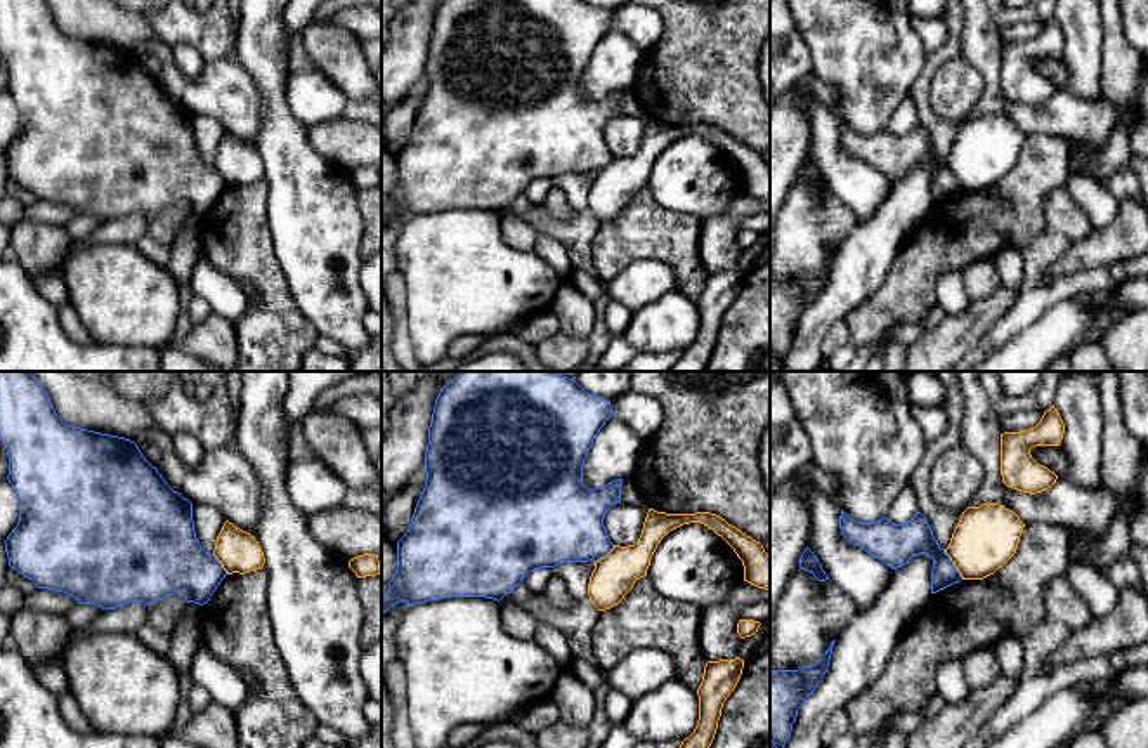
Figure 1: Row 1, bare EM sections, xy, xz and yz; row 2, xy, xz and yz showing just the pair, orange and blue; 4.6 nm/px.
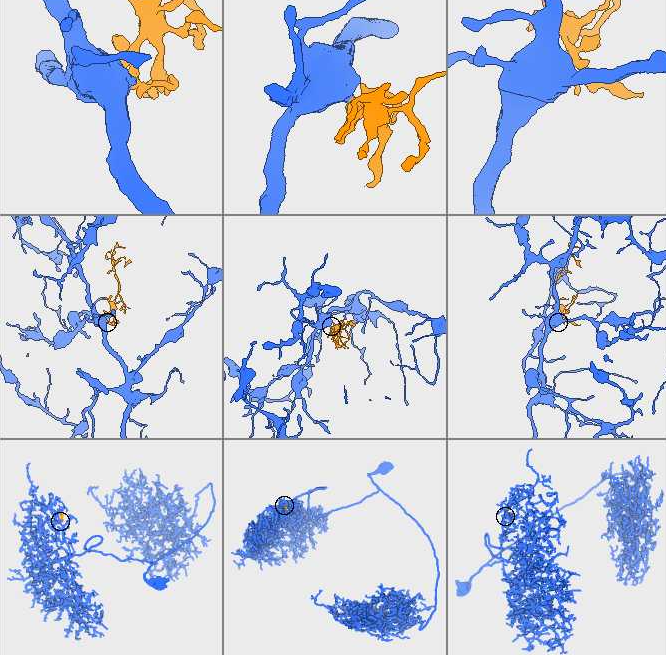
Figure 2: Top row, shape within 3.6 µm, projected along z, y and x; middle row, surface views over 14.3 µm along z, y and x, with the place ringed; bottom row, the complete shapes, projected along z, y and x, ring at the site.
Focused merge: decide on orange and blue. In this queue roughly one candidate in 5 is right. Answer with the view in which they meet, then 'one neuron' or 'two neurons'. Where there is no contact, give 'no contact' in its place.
yz | two neurons

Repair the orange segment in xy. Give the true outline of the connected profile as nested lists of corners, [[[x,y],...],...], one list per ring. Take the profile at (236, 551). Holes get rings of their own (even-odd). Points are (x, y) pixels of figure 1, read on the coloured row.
[[[229,521],[224,522],[217,536],[213,555],[227,571],[227,574],[245,574],[262,569],[265,564],[264,552],[255,536],[236,528]]]

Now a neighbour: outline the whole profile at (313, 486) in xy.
[[[295,458],[286,469],[286,493],[305,515],[342,505],[349,486],[319,458]]]

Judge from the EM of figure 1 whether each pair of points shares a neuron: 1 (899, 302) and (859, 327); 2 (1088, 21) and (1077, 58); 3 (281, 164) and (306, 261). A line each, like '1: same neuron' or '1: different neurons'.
1: same neuron
2: same neuron
3: same neuron

